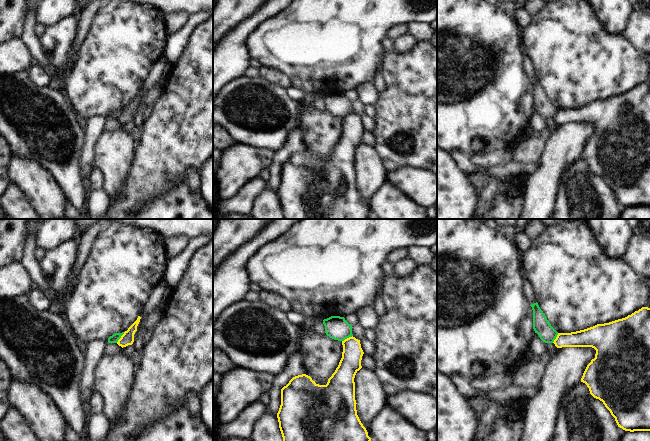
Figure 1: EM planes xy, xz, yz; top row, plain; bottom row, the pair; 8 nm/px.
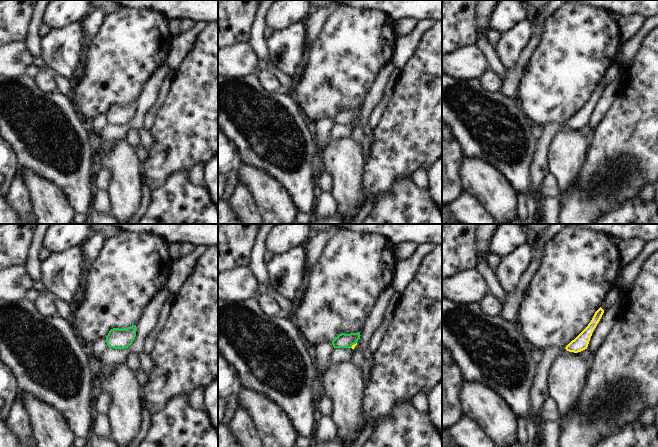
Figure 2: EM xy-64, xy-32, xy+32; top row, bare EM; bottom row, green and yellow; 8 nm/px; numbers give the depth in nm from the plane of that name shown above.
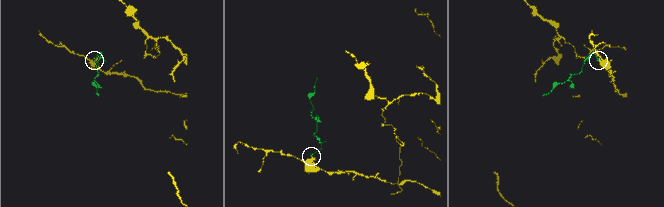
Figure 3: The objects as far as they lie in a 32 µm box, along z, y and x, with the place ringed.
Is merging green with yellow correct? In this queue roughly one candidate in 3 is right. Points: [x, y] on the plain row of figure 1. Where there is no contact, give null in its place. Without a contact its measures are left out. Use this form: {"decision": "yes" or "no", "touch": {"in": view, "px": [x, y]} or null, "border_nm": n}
{"decision": "no", "touch": {"in": "xy", "px": [120, 113]}, "border_nm": 110}

